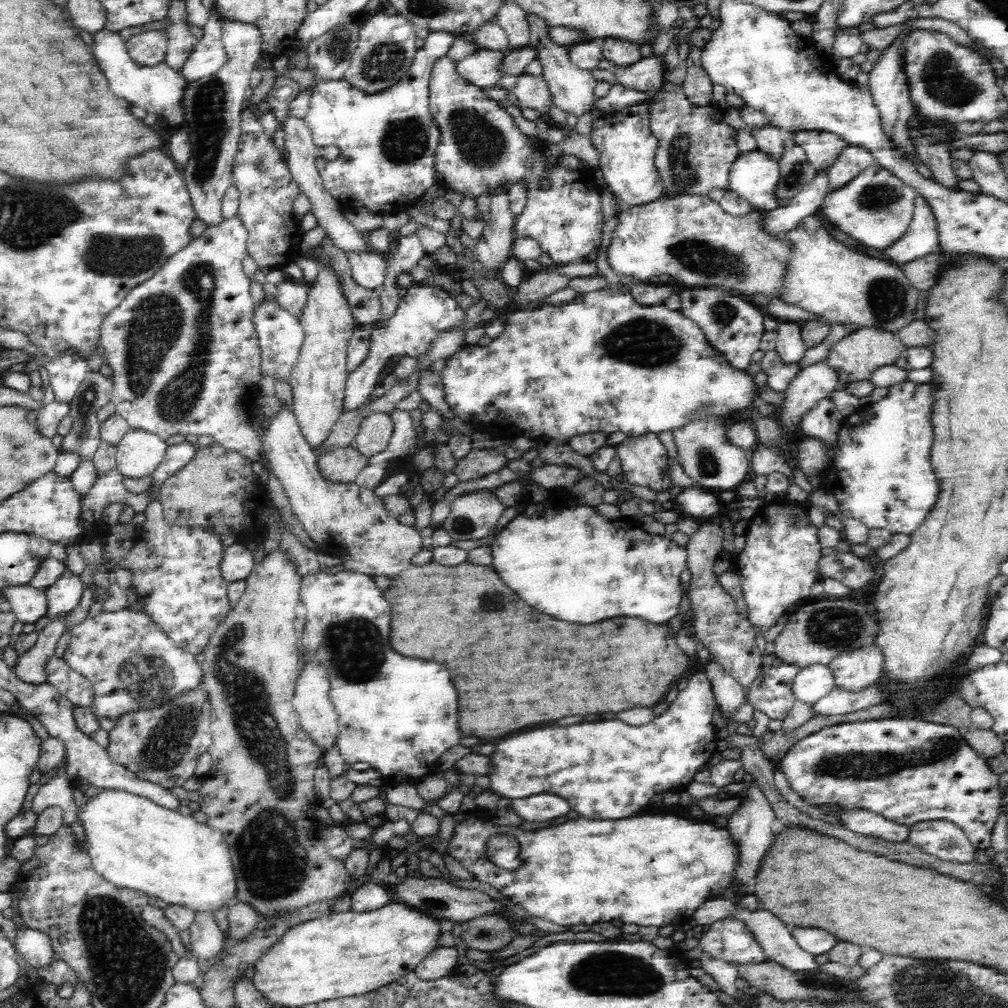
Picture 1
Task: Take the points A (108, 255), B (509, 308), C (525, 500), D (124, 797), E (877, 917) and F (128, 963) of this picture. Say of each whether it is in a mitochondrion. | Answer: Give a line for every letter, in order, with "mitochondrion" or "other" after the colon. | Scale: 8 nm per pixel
A: mitochondrion
B: other
C: other
D: other
E: other
F: mitochondrion

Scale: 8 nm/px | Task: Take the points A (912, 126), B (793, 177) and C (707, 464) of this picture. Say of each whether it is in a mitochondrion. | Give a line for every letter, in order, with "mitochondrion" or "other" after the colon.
A: other
B: mitochondrion
C: mitochondrion

